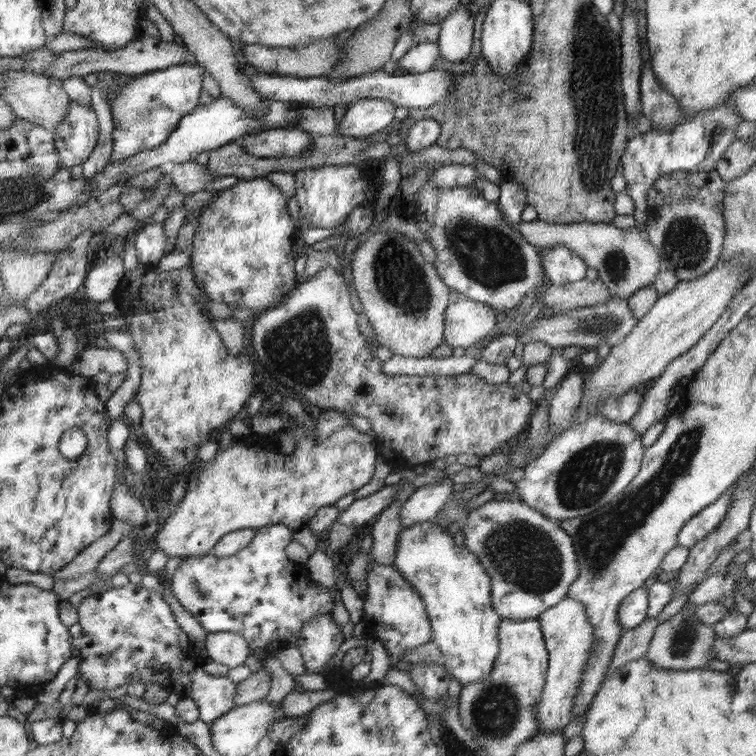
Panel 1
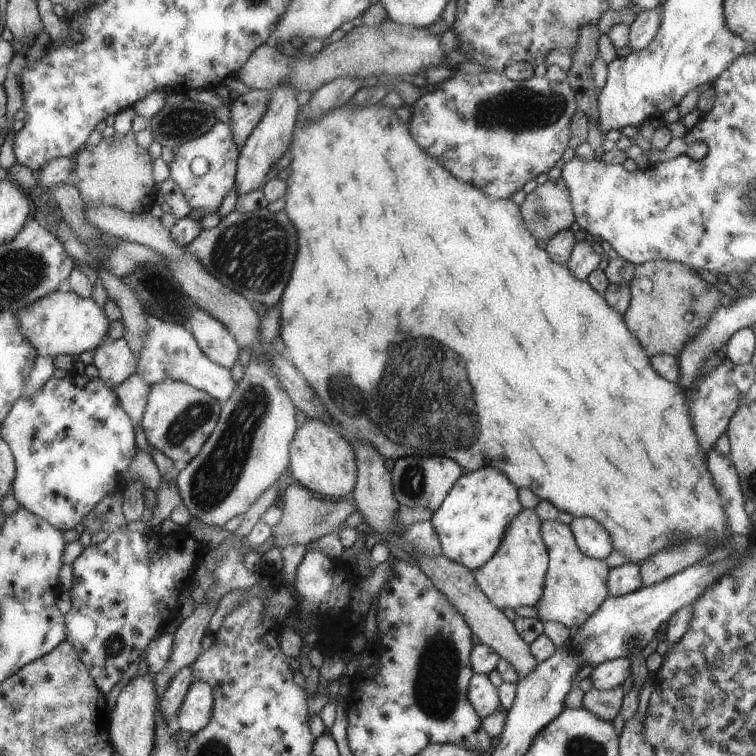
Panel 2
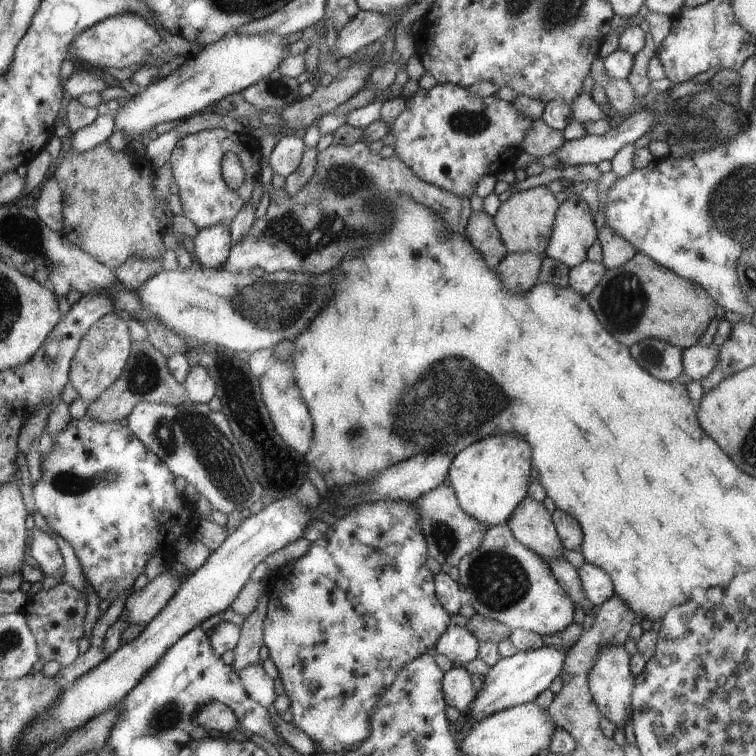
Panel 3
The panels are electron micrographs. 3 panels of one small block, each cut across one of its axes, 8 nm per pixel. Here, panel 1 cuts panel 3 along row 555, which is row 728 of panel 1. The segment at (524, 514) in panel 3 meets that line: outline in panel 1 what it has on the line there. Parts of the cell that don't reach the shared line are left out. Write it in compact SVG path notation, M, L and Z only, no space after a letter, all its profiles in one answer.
M570 596L537 619L546 638L550 664L543 694L535 707L535 720L540 734L558 733L562 731L562 726L570 722L570 710L575 709L575 697L579 693L579 686L582 686L584 665L588 665L588 657L592 657L592 651L596 649L596 630L588 618L584 602L578 602Z

